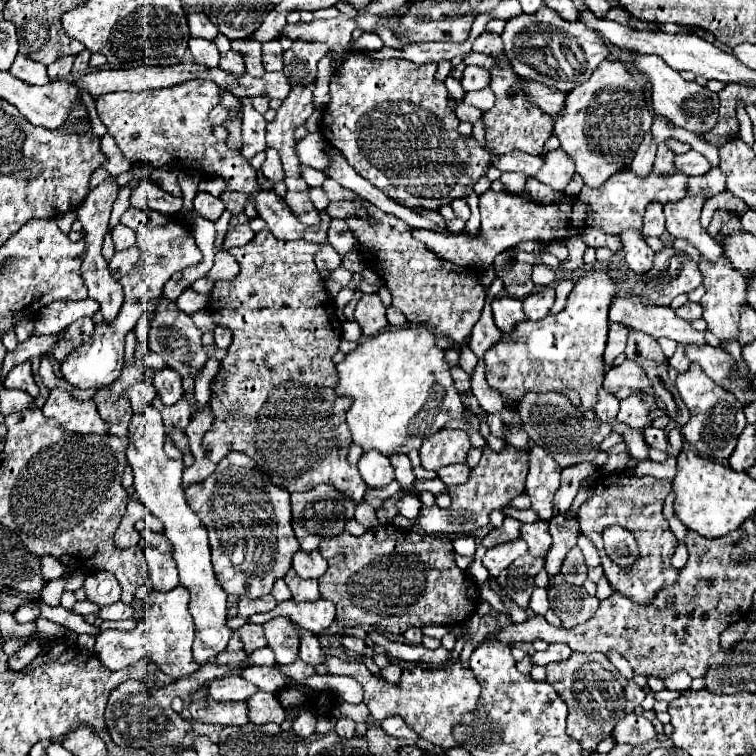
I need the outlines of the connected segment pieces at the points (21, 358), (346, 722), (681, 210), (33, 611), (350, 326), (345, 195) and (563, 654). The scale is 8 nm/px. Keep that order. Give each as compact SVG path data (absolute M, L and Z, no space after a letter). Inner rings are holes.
M51 334L51 336L31 336L29 340L17 344L15 350L7 352L5 360L3 360L3 370L1 370L1 378L7 376L7 372L17 366L17 364L23 364L35 356L43 356L43 354L49 354L53 344L55 344L57 336Z
M341 718L335 725L336 733L342 738L352 738L355 734L355 722L349 718Z
M683 198L679 202L665 204L665 216L667 216L667 232L675 238L685 238L693 246L699 248L701 256L709 260L717 260L723 250L721 246L707 234L705 228L701 228L701 208L705 204L705 198Z
M25 604L21 610L13 612L17 622L35 622L39 618L39 606L37 604Z
M354 321L341 323L341 331L342 337L349 341L357 341L362 335L359 325Z
M329 177L325 179L323 190L329 196L329 200L353 199L356 196L353 191L343 188L343 186L337 184L335 180Z
M549 644L549 648L541 654L533 654L533 664L539 664L539 666L547 666L551 662L557 662L557 660L567 660L571 656L571 648L563 646L563 644Z

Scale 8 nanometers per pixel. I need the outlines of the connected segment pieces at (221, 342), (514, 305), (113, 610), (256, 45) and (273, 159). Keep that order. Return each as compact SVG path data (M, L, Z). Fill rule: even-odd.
M217 327L213 331L215 345L218 348L228 349L232 342L232 331L225 327Z
M499 296L499 298L495 298L493 304L491 304L491 308L493 308L493 318L495 318L497 328L501 332L505 332L505 334L511 334L515 330L515 326L519 324L519 320L527 318L523 314L521 300L511 298L511 296Z
M117 602L117 604L111 604L111 606L103 606L97 616L103 618L103 620L125 620L125 618L131 618L133 616L133 606L131 604L123 604L123 602Z
M231 40L231 48L239 54L243 54L247 74L259 78L265 68L261 64L261 42L251 42L251 40Z
M267 148L265 154L267 154L267 160L265 160L263 166L261 166L265 178L267 178L271 184L281 182L281 180L283 180L283 168L281 168L281 160L279 160L277 150L275 150L275 148Z

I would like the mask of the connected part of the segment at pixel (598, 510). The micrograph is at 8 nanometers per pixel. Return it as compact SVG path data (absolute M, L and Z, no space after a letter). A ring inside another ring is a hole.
M609 474L597 482L597 486L593 488L593 496L579 508L581 534L585 534L597 546L599 556L601 556L601 566L605 568L605 576L607 576L609 584L613 586L615 592L619 592L643 606L651 604L655 594L659 594L659 590L673 586L677 582L677 570L671 566L671 556L679 542L671 534L671 528L661 512L669 490L671 490L669 480L657 480L653 476ZM613 524L619 524L619 526L631 530L639 544L641 558L631 568L631 572L611 572L615 568L615 564L607 558L607 554L603 550L601 534L607 526L613 526ZM653 574L659 574L659 580L653 580Z

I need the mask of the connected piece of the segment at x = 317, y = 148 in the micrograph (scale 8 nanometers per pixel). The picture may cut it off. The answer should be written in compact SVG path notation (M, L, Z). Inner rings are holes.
M321 132L307 134L301 142L297 142L297 156L301 164L311 166L315 170L325 172L329 168L329 158L325 154L325 138Z

